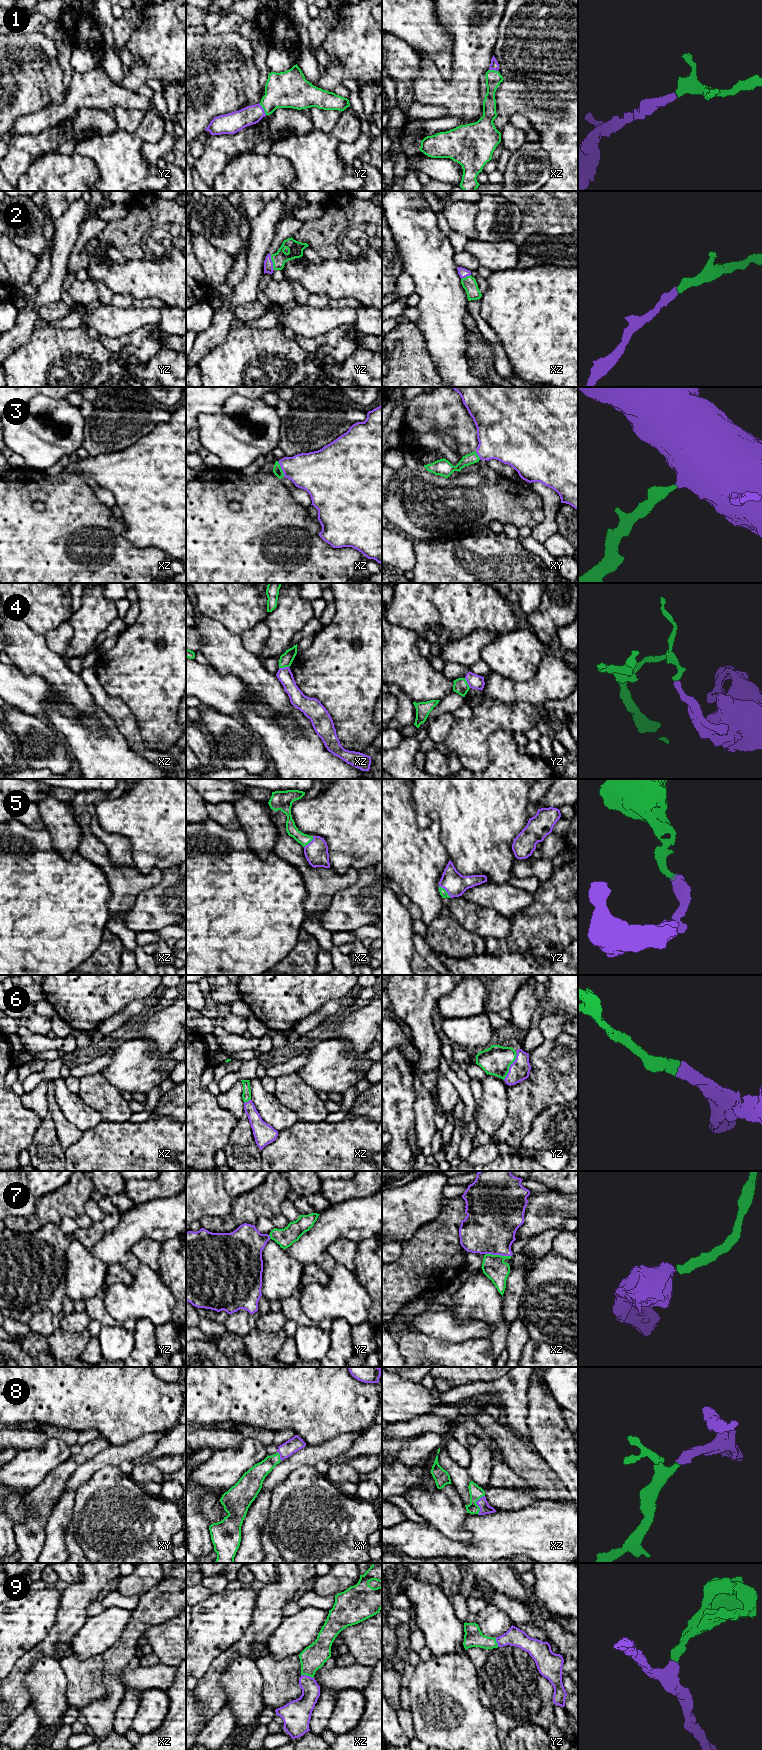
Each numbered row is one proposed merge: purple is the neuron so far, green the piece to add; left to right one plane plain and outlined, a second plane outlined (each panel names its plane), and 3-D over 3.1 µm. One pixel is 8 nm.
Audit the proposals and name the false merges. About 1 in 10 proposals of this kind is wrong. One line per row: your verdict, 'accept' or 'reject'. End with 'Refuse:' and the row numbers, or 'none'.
1: accept
2: accept
3: accept
4: reject
5: accept
6: accept
7: accept
8: accept
9: accept
Refuse: 4

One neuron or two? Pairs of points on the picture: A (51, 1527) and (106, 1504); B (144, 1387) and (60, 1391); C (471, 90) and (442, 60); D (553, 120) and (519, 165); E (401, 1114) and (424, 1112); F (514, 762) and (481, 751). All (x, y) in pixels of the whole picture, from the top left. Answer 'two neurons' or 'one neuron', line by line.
A: two neurons
B: one neuron
C: two neurons
D: two neurons
E: two neurons
F: two neurons

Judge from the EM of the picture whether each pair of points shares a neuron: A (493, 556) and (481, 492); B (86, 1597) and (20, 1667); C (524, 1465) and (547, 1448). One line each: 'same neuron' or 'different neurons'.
A: different neurons
B: same neuron
C: different neurons

